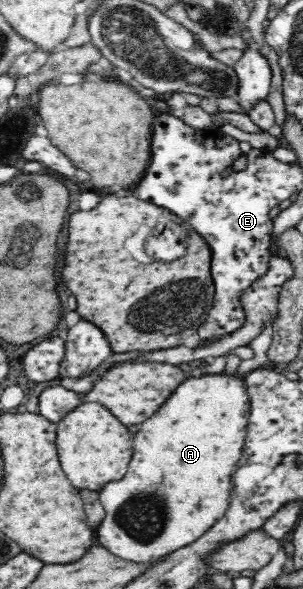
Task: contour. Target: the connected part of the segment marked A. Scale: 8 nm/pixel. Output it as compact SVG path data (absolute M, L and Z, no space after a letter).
M205 373L199 376L191 375L187 379L183 379L183 383L177 387L177 391L167 399L165 405L161 405L161 409L155 412L153 417L149 417L145 423L141 423L139 433L133 437L133 459L129 463L129 471L121 481L115 483L107 483L101 489L101 505L105 507L105 515L102 522L99 524L96 539L101 539L101 545L105 549L109 549L117 558L127 559L129 561L155 561L157 557L163 557L179 547L185 547L193 541L197 541L209 527L213 527L218 519L223 517L224 513L229 508L231 497L231 475L235 471L239 458L242 456L242 451L245 445L246 435L248 432L248 423L250 416L250 397L247 393L247 384L243 377L235 373Z

